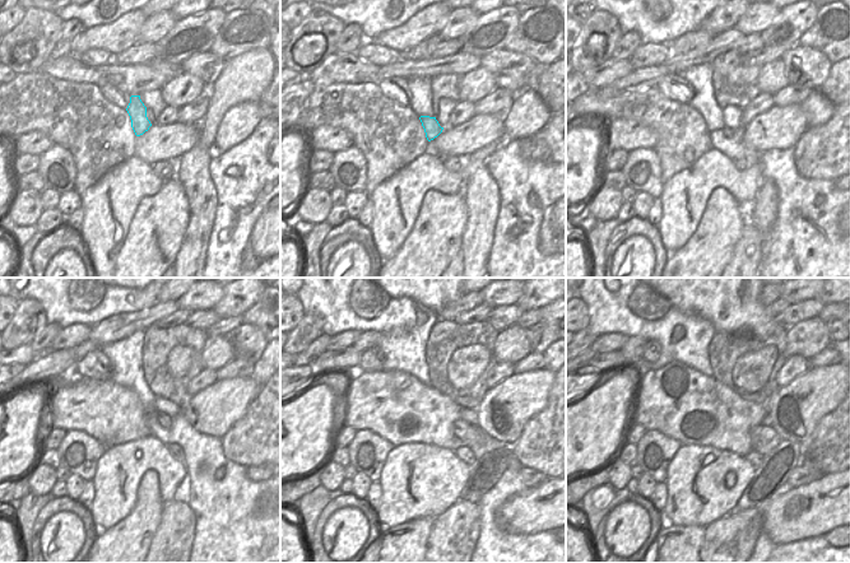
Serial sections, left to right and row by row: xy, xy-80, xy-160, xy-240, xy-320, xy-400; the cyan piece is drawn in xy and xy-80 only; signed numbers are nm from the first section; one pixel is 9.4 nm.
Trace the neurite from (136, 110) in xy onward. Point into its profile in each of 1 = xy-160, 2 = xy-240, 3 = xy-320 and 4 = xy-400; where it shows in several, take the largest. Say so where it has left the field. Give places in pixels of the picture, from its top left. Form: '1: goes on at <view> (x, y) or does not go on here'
1: goes on at xy-160 (729, 133)
2: goes on at xy-240 (166, 422)
3: goes on at xy-320 (469, 436)
4: goes on at xy-400 (763, 440)

